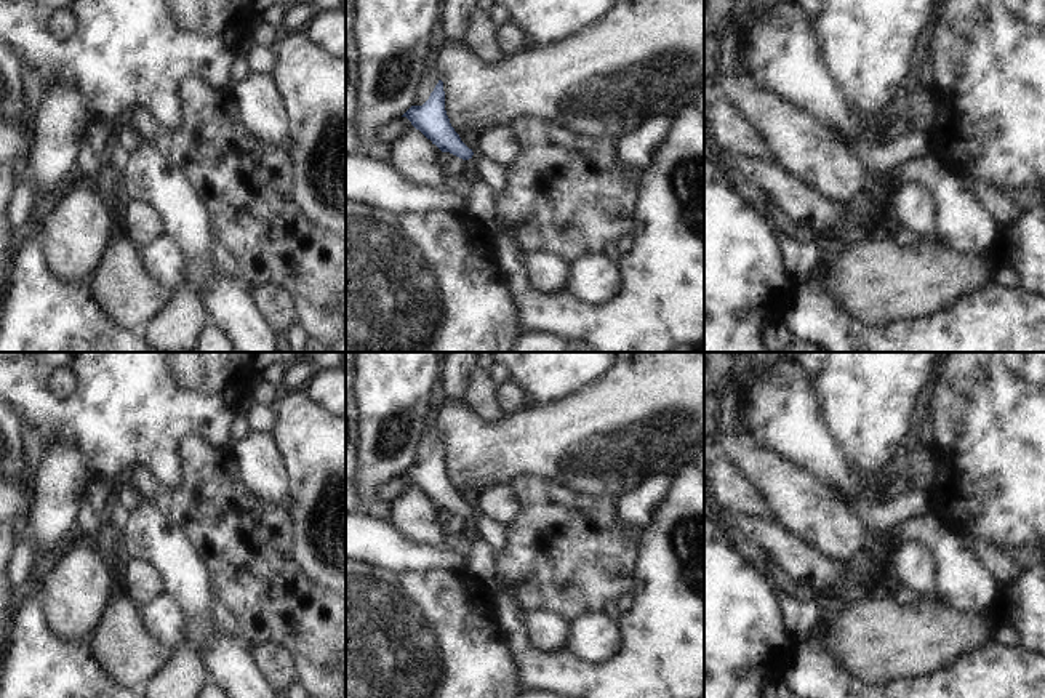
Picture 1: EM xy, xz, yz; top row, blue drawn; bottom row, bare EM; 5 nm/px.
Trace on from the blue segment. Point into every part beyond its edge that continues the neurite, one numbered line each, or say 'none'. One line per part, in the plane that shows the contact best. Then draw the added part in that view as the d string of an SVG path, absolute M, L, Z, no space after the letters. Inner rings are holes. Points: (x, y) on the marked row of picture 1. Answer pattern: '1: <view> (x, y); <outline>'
none

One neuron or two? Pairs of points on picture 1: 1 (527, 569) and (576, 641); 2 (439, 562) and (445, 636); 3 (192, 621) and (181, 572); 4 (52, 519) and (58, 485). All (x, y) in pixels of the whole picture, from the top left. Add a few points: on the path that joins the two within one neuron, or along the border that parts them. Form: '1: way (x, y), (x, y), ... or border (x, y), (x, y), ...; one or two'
1: border (602, 612), (583, 612), (568, 623); two
2: border (402, 570), (461, 572); two
3: way (192, 609), (192, 589), (188, 585); one
4: way (53, 511), (58, 493); one

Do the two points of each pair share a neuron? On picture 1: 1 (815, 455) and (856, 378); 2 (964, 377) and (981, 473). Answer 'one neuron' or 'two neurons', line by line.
1: two neurons
2: one neuron

